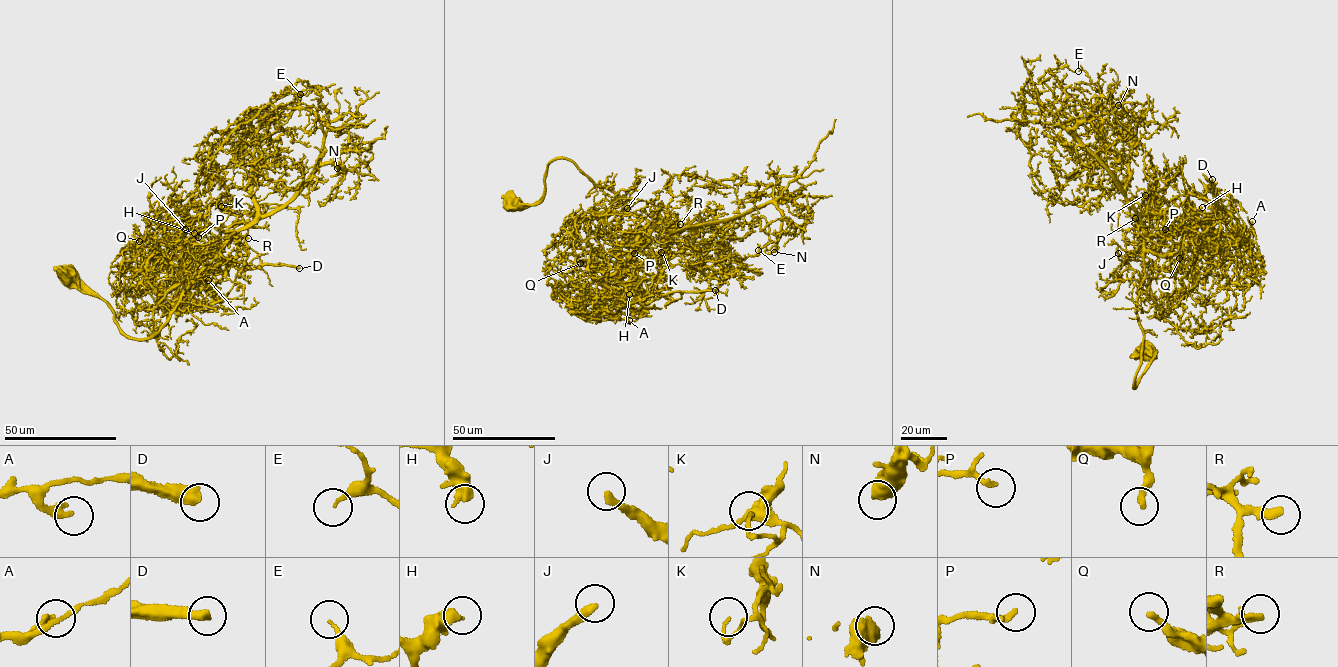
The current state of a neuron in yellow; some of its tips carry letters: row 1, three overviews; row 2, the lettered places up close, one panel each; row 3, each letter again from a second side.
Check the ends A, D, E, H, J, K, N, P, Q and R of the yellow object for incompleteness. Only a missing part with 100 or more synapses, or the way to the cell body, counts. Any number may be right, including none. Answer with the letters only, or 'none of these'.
D, J, N, R

